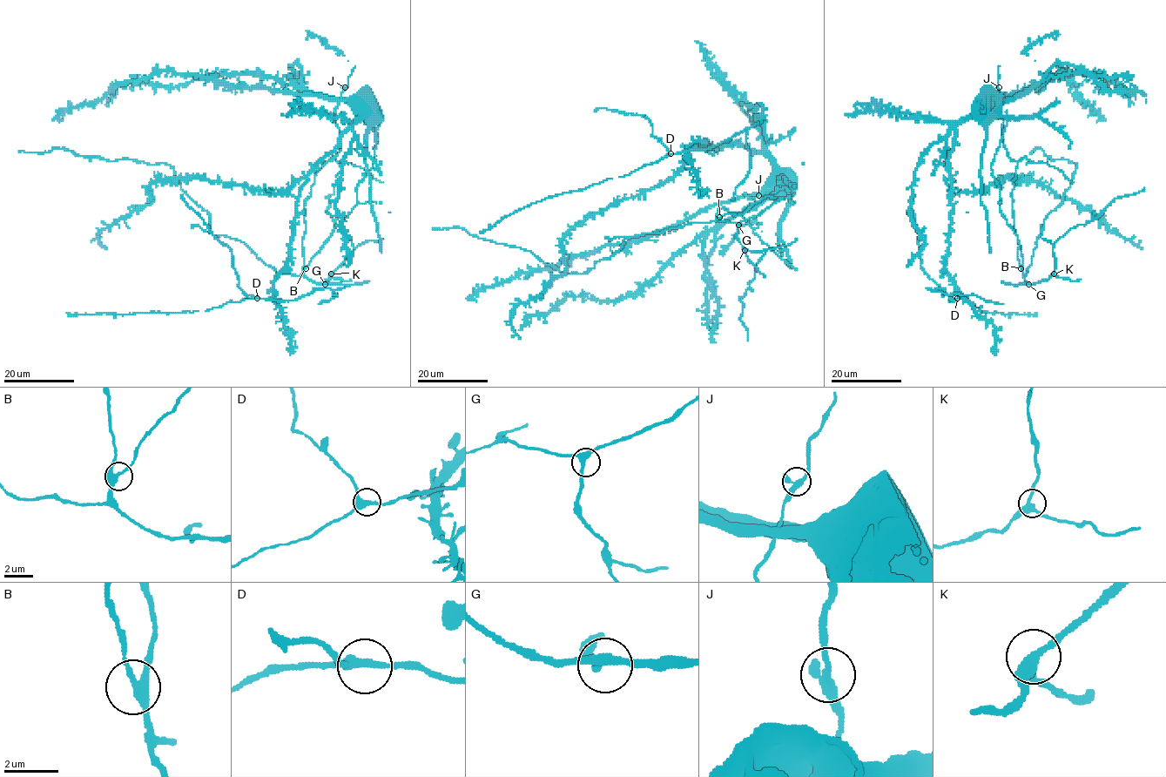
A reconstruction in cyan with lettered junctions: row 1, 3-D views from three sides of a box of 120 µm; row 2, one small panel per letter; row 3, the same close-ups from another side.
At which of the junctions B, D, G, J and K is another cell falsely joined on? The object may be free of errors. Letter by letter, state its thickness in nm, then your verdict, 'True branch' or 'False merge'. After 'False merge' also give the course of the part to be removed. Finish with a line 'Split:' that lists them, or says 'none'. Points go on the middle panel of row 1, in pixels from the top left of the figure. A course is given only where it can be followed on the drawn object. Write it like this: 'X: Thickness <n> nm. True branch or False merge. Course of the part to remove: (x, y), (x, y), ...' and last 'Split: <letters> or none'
B: Thickness 280 nm. True branch
D: Thickness 300 nm. True branch
G: Thickness 280 nm. True branch
J: Thickness 280 nm. True branch
K: Thickness 320 nm. True branch
Split: none

